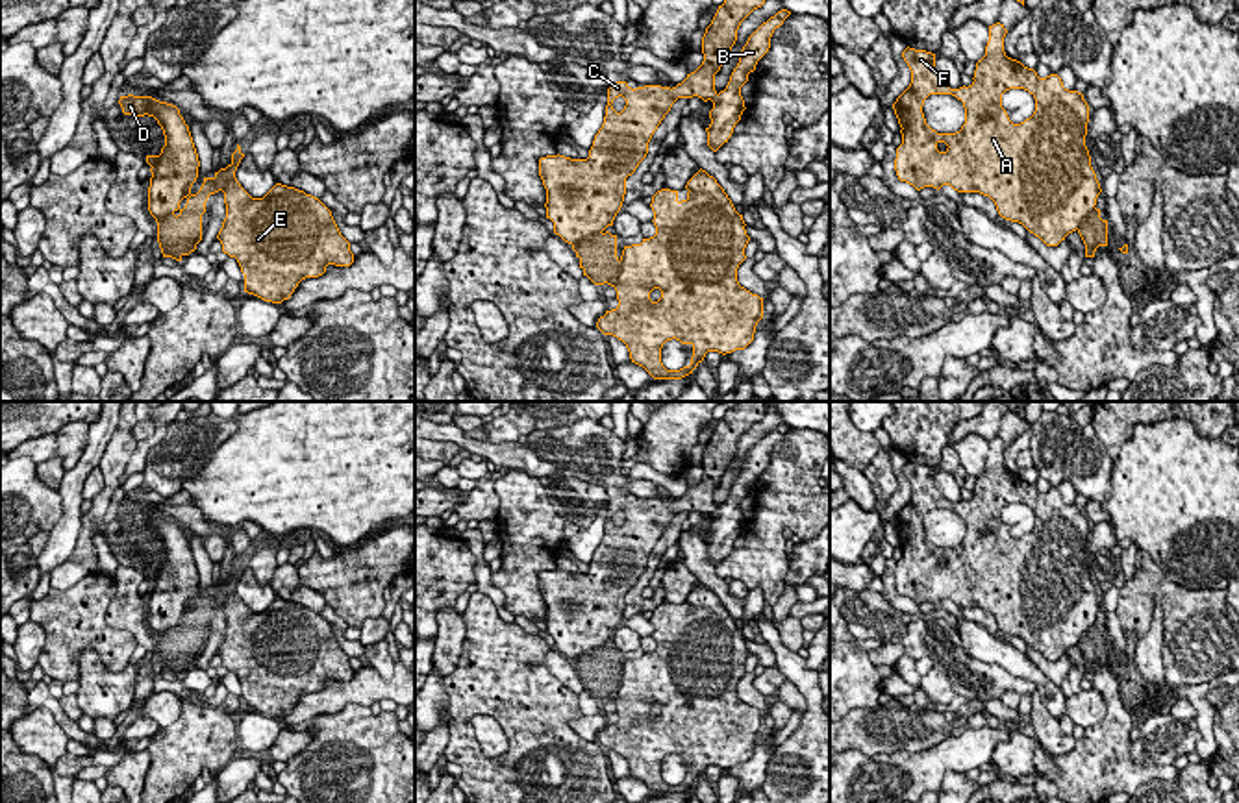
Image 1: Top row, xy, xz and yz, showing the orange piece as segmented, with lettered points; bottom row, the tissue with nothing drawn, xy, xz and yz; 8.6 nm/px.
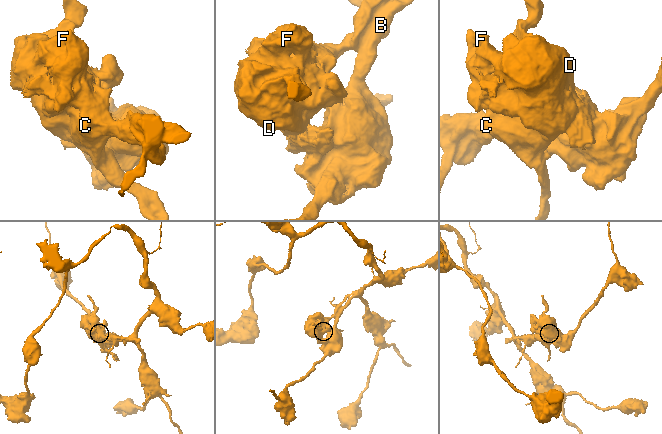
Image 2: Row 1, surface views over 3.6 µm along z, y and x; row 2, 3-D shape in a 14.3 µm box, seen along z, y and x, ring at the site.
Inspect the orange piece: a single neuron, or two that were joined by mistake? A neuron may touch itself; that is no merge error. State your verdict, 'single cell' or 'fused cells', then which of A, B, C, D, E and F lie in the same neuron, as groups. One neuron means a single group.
fused cells; A C D F / B E

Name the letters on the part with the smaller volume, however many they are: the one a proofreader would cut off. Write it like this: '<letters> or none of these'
A, C, D, F

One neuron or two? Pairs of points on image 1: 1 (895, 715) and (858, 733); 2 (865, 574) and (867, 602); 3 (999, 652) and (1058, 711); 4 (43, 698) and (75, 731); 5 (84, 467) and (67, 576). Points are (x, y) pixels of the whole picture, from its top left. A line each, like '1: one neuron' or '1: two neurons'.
1: one neuron
2: two neurons
3: one neuron
4: one neuron
5: two neurons

